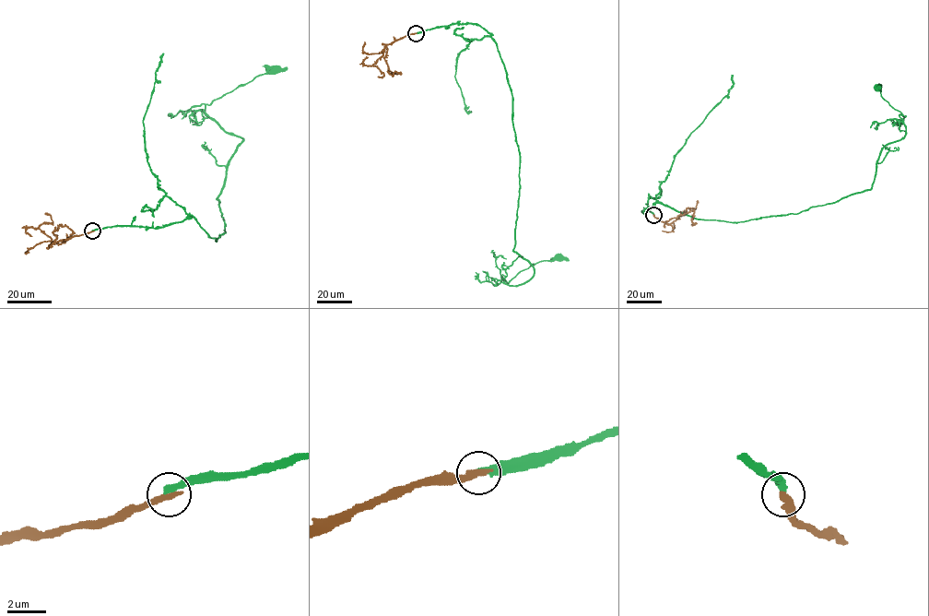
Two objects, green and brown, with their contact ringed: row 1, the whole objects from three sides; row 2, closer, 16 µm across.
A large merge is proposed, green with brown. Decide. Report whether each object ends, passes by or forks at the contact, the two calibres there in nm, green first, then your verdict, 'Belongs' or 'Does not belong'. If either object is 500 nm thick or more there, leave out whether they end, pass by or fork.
At the ring green ends. At the ring brown ends. Thickness 400 nm (green) against 400 nm. Does not belong

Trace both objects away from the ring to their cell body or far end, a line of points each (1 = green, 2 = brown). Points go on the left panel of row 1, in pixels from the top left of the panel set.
1: (92, 230), (192, 216), (216, 241), (225, 232), (217, 198), (242, 139), (205, 105), (275, 69)
2: (92, 231), (56, 242), (52, 232), (59, 226), (67, 226), (72, 231), (64, 242), (56, 243)

